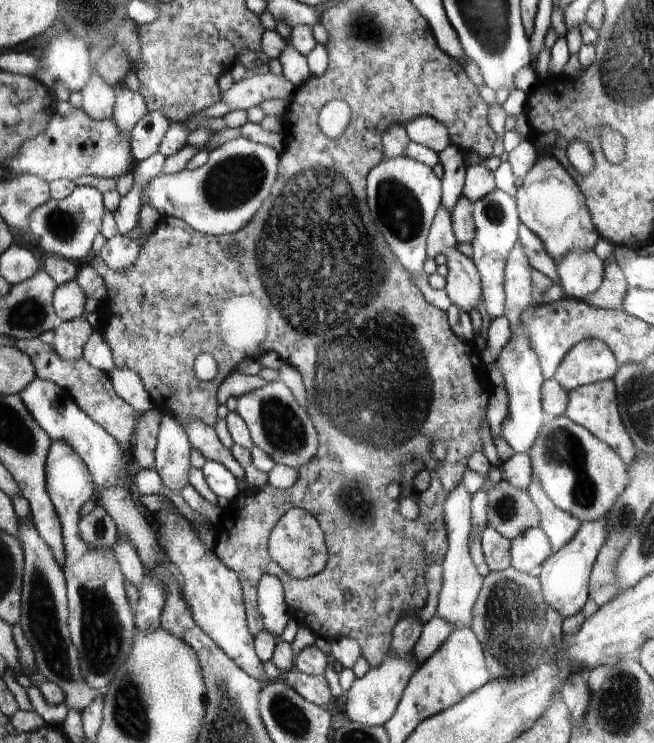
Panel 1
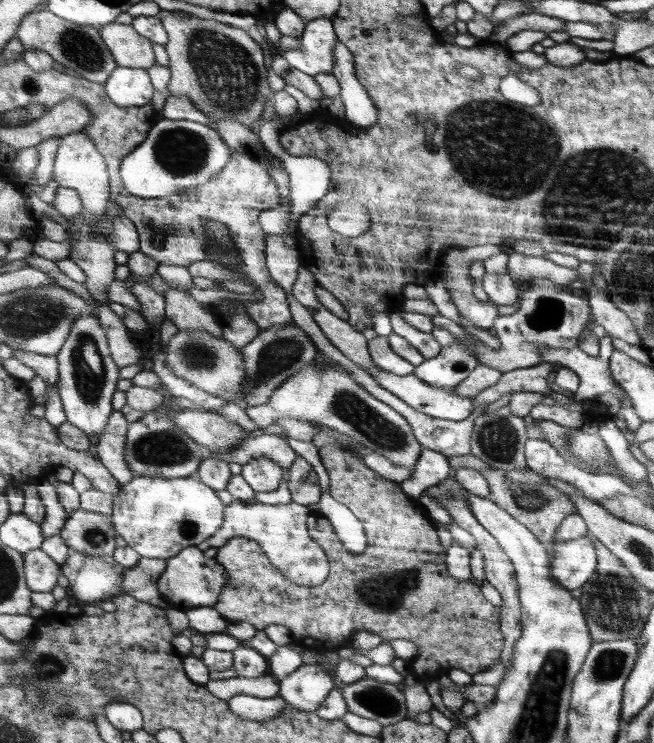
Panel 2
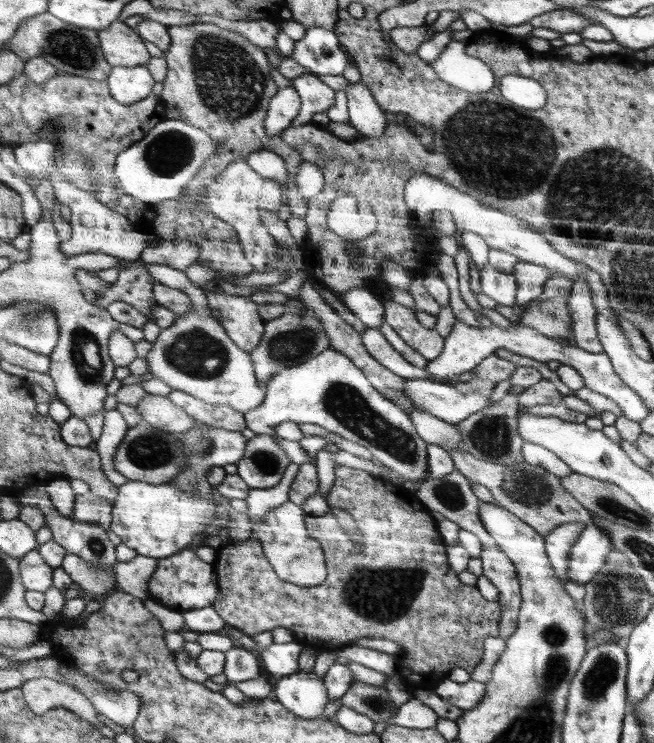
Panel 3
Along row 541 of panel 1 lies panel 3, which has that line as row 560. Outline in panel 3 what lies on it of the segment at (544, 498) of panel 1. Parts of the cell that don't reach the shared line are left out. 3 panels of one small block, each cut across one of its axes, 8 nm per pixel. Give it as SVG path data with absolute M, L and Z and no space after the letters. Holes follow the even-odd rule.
M582 522L565 523L544 537L547 556L551 560L551 566L555 569L556 576L562 582L569 581L568 558L570 558L570 550L585 526L586 524Z

